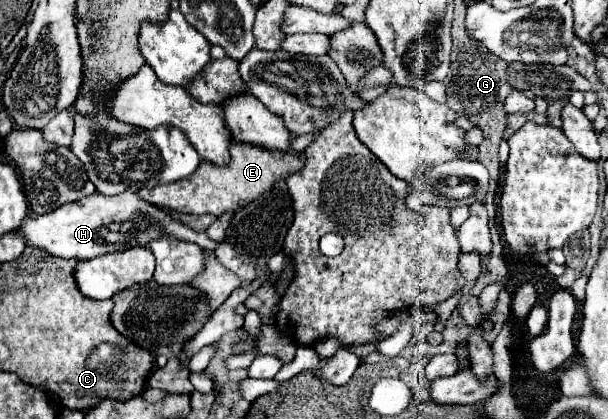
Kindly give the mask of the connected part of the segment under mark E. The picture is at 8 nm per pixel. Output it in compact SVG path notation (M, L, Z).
M240 143L230 145L230 155L232 161L226 167L216 167L208 161L202 161L196 173L192 173L188 181L174 181L172 185L156 185L152 189L144 187L138 191L138 195L148 203L154 203L158 207L168 207L178 213L188 213L188 215L210 213L220 217L270 193L282 177L294 175L304 167L304 161L294 153L268 153L268 149L252 149L252 145L240 145Z

